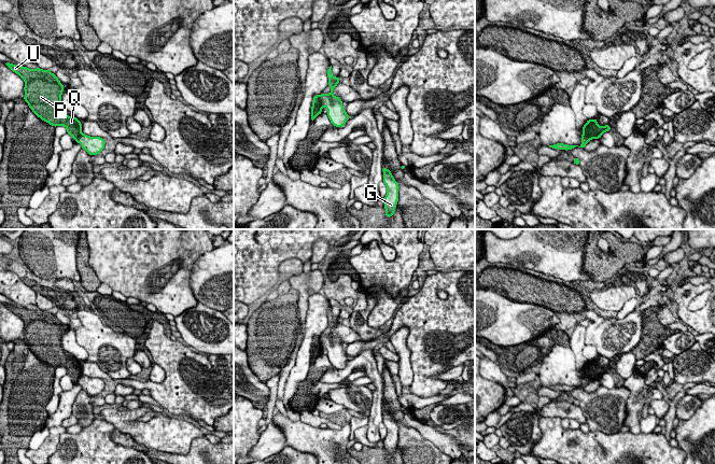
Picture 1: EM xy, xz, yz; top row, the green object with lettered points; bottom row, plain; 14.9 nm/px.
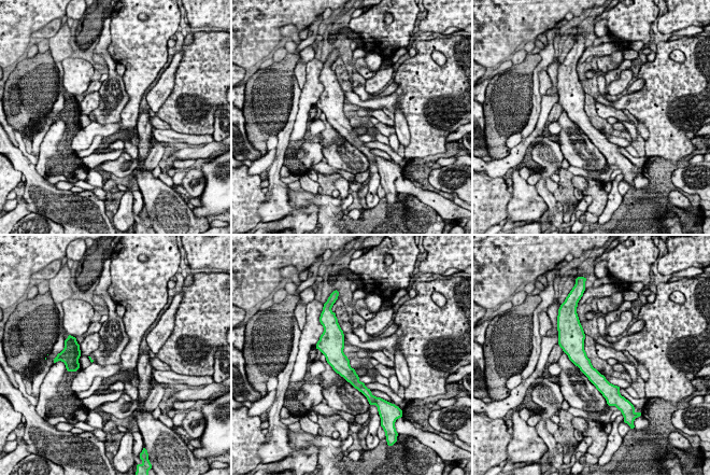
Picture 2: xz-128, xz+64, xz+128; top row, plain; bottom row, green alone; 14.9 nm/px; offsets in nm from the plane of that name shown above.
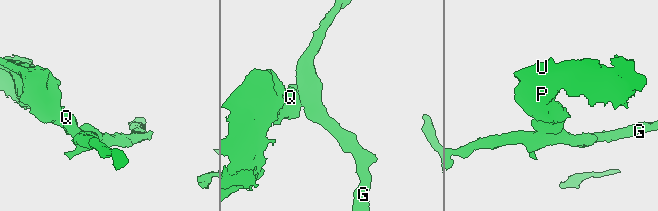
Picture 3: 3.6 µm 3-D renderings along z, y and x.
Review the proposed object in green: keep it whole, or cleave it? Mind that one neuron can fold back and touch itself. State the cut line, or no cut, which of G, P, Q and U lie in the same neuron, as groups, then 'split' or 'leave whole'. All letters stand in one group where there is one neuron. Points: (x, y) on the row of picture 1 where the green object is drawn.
cut in xz along (318, 96), (322, 107); G / P Q U; split

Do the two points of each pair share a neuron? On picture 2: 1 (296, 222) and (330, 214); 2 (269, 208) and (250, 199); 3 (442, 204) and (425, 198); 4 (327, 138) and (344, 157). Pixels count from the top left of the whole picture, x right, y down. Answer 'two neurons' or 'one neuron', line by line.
1: two neurons
2: two neurons
3: one neuron
4: one neuron

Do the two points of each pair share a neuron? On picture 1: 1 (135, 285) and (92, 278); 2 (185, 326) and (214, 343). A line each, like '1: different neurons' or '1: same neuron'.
1: different neurons
2: same neuron

